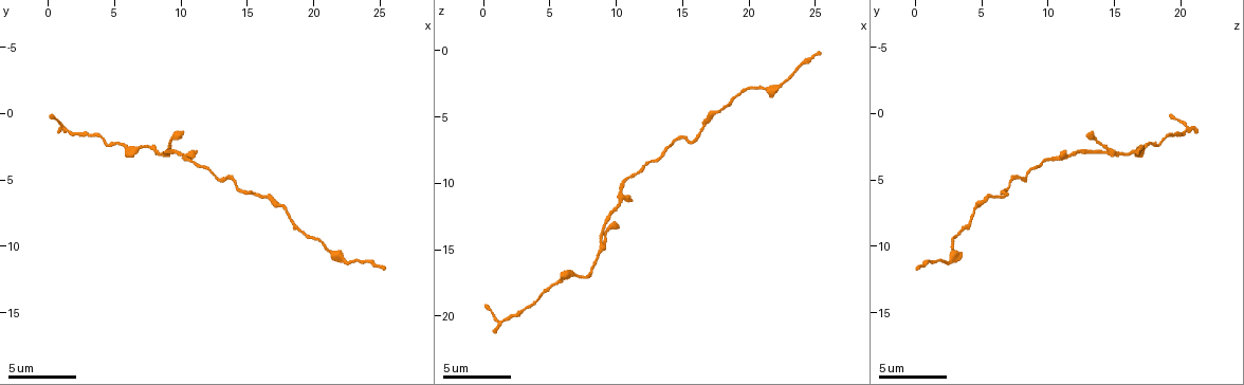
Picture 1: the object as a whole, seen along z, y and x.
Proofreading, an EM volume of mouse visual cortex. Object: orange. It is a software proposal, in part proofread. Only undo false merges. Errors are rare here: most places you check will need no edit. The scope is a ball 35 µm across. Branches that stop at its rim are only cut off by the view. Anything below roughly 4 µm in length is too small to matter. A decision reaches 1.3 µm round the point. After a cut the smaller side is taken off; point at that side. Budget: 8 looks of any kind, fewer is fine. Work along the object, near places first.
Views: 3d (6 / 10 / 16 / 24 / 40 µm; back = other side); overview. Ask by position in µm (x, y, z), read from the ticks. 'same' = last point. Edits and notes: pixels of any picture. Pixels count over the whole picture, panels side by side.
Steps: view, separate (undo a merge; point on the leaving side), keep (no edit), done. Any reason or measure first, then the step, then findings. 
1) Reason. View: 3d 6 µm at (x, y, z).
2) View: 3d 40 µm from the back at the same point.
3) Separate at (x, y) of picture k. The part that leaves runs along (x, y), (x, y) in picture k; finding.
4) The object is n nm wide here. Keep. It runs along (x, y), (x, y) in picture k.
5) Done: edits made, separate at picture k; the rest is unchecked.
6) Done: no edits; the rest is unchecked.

Sudden change in width. View: 3d 10 µm at (20.8, 10.0, 2.8).

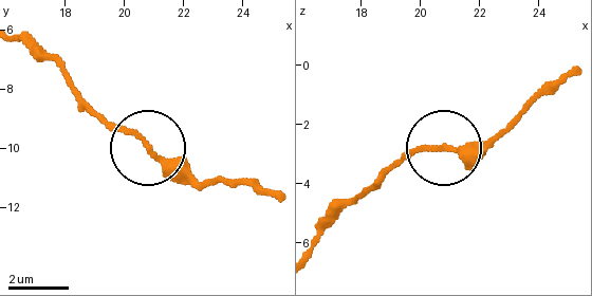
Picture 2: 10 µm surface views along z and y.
Keep. It runs along (316, 235), (415, 154), (483, 144), (503, 131) in picture 2; one neuron here.

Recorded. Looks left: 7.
View: 3d 6 µm at (17.4, 7.0, 4.8).

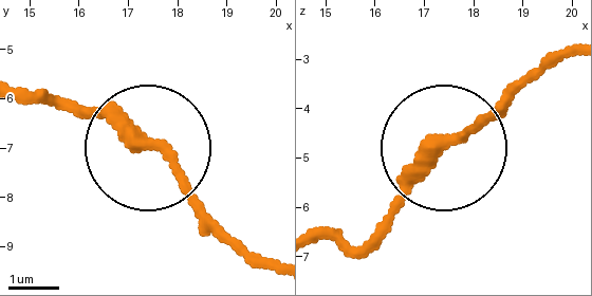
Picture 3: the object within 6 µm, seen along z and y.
The object is 280 nm wide here. Keep. It runs along (324, 237), (362, 241), (425, 156), (480, 128), (535, 73) in picture 3; one neuron here.

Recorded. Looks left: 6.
Calibre changes. View: 3d 16 µm at (10.4, 3.6, 10.0).

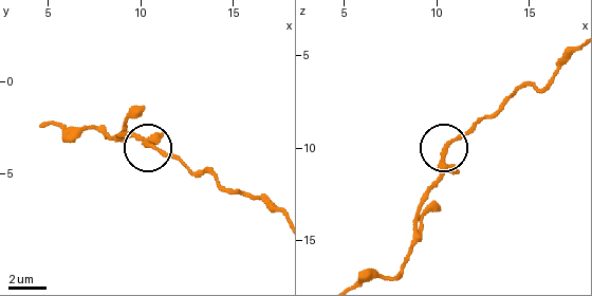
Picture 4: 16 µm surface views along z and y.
View: 3d 6 µm at (10.4, 3.5, 10.2).

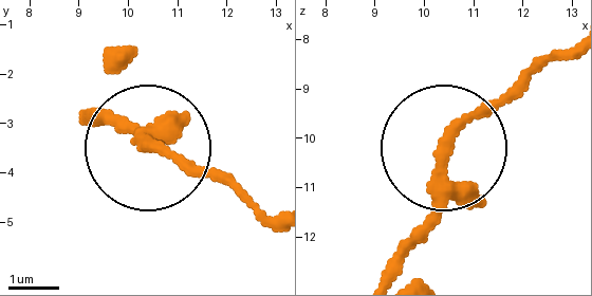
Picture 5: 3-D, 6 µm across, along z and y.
The object is 240 nm wide here. Keep. It runs along (501, 97), (446, 143), (433, 219), (404, 265) in picture 5; continuous, no second neuron.

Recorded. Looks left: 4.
Calibre changes. View: 3d 10 µm at (7.8, 2.6, 17.0).

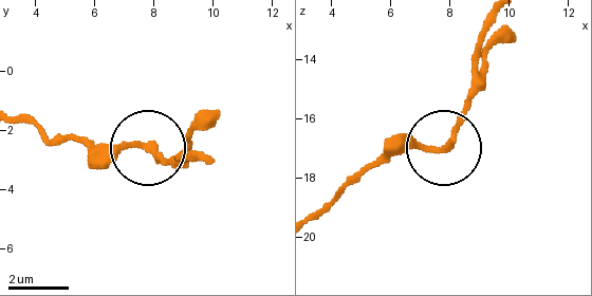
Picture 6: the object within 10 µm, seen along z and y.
Closer look. View: 3d 6 µm at (7.7, 2.5, 17.0).

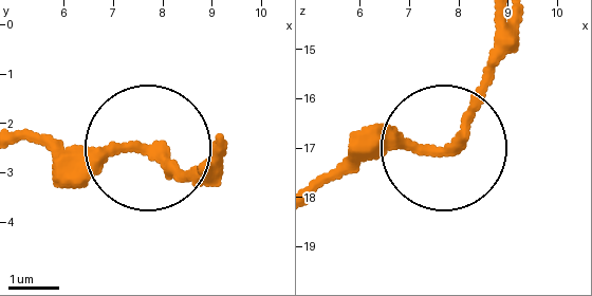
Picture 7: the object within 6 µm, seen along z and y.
Keep. All the same neuron.

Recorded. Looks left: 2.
Done: no edits; the rest is unchecked.

